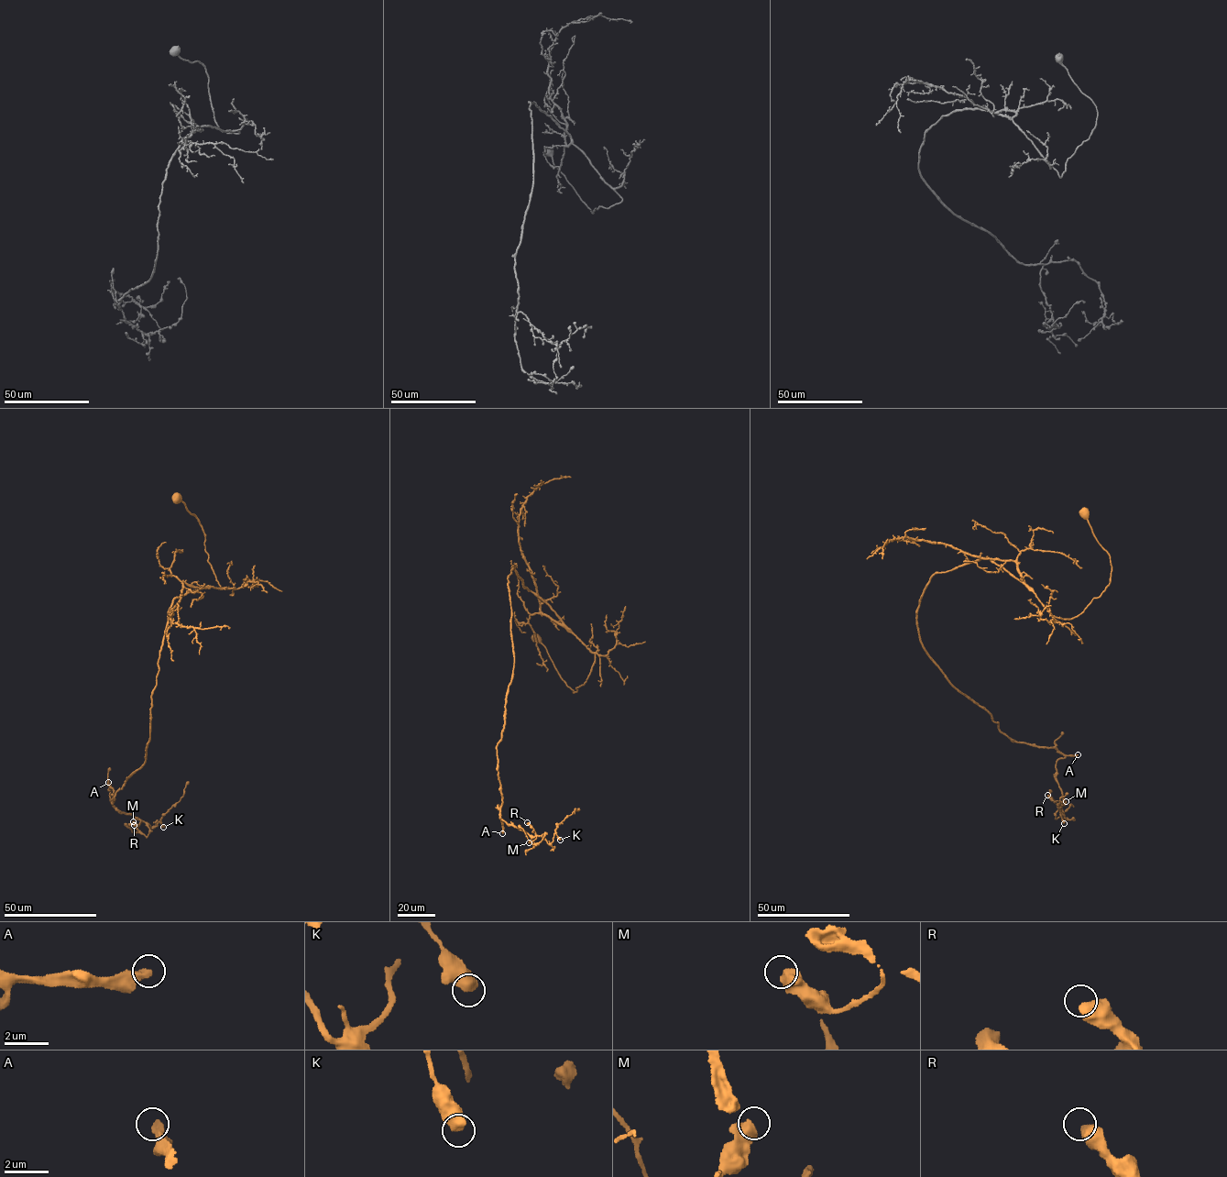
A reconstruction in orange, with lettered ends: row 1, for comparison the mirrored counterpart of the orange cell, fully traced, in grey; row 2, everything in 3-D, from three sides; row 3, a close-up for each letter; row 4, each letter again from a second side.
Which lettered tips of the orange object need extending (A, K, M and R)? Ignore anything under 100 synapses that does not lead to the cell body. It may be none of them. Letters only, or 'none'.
A

